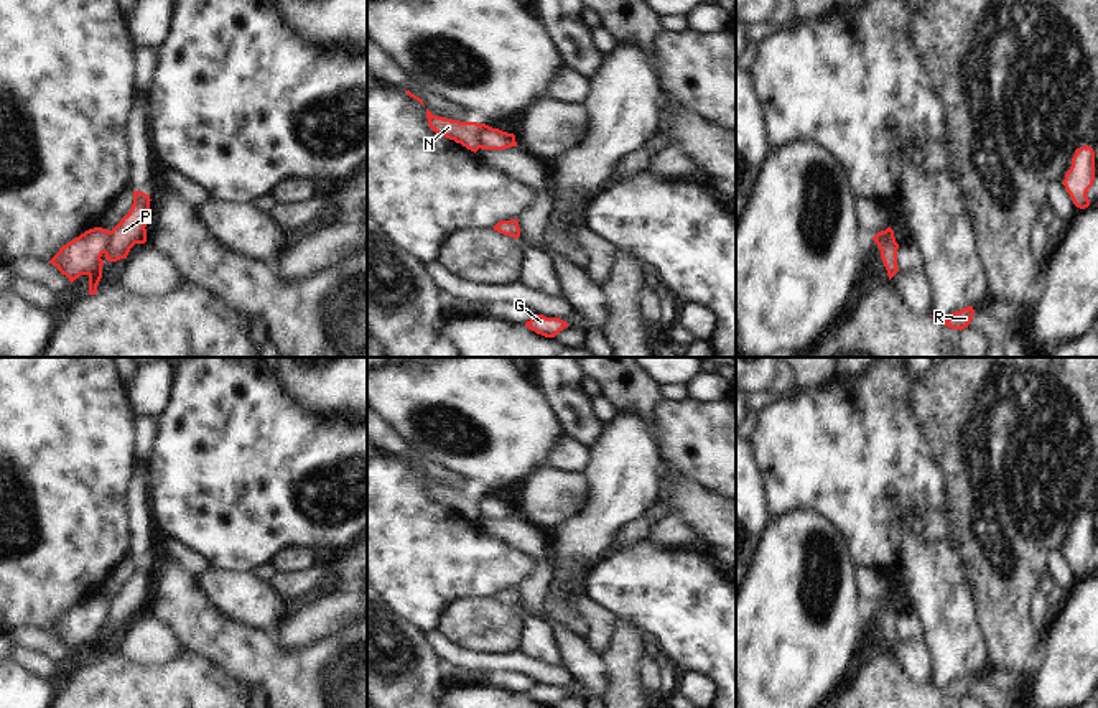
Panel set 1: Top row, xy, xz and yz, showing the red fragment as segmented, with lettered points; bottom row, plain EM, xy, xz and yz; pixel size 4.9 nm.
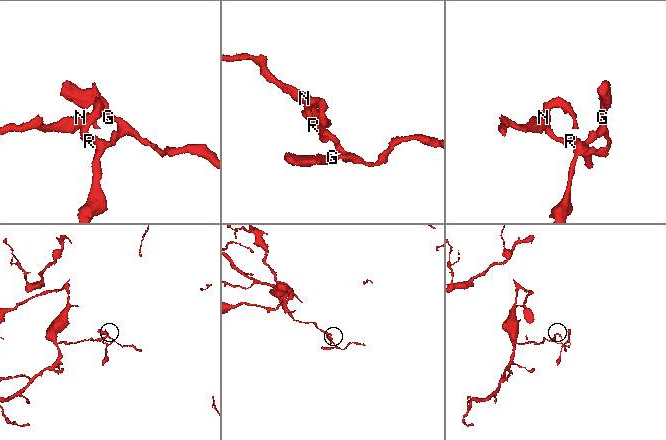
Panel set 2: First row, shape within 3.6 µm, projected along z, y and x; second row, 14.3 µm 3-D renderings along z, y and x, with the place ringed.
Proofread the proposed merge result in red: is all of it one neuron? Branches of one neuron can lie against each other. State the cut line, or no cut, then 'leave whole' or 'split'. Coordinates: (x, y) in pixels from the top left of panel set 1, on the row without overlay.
xy (111, 600), (107, 616), (102, 621) | split

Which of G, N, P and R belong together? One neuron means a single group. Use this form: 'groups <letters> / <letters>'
groups G P R / N

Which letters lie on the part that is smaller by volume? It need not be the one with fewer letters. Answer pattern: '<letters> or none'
G, P, R

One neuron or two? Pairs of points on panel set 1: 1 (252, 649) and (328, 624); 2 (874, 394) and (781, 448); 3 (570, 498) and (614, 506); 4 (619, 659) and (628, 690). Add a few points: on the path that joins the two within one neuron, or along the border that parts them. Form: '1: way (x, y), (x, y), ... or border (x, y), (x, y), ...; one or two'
1: border (272, 636), (285, 647), (305, 647), (316, 641); two
2: way (853, 419), (823, 448), (805, 448); one
3: border (583, 471), (588, 481), (585, 506), (555, 526); two
4: way (621, 667), (623, 682); one

